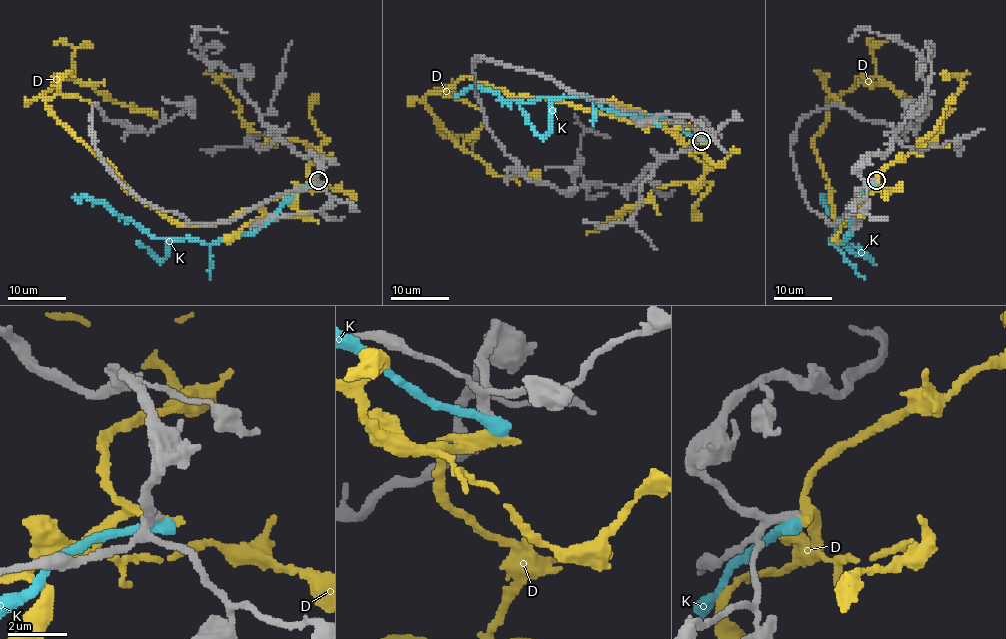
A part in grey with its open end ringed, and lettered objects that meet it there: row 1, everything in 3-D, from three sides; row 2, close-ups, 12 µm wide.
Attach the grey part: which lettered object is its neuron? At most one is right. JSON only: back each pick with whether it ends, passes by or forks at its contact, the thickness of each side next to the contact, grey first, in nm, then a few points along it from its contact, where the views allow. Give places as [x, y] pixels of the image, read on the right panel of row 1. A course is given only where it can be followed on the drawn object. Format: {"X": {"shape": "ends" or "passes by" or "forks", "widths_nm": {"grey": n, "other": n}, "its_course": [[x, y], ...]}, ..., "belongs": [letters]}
{"belongs": []}

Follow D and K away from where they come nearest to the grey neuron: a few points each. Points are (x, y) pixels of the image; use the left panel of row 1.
D: (319, 181), (217, 224), (173, 224), (143, 203), (42, 96), (72, 77), (134, 111), (157, 115)
K: (317, 181), (301, 187), (255, 230), (204, 244), (197, 240), (150, 237), (99, 202), (71, 196)

